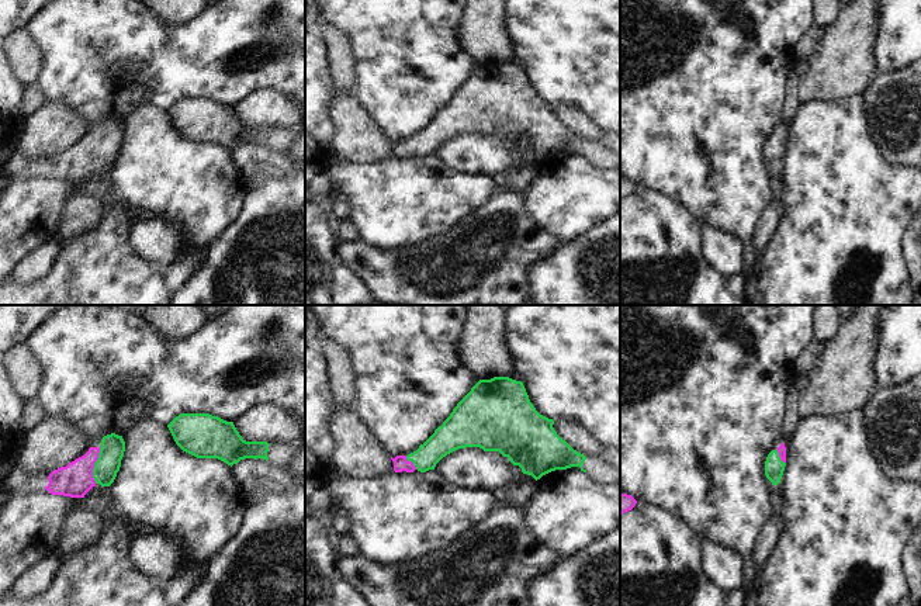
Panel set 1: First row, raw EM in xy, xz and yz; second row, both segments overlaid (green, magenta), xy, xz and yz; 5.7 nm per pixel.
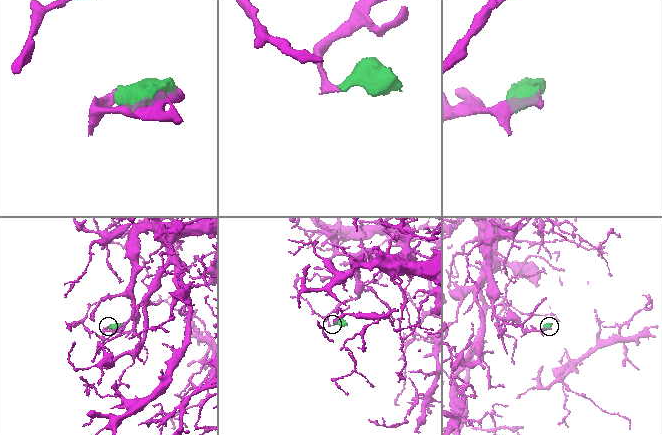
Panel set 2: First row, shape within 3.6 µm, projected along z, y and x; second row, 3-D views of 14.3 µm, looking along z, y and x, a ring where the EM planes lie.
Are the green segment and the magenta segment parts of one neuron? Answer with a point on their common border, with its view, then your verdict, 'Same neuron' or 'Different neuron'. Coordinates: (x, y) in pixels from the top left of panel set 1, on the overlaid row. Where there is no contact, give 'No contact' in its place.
Touches green at xy (94, 466). Same neuron

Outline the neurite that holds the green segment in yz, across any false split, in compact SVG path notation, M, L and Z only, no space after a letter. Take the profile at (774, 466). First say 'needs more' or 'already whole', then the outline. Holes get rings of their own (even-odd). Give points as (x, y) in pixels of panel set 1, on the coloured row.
needs more; M782 443L776 450L772 450L765 461L765 475L772 482L778 485L782 479L786 467L786 447Z

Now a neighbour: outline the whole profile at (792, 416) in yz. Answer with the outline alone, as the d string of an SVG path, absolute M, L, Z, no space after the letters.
M794 384L785 398L785 418L782 422L782 441L785 443L789 440L793 433L796 432L799 422L800 422L800 413L799 413L799 398L801 395L801 389L799 384Z

